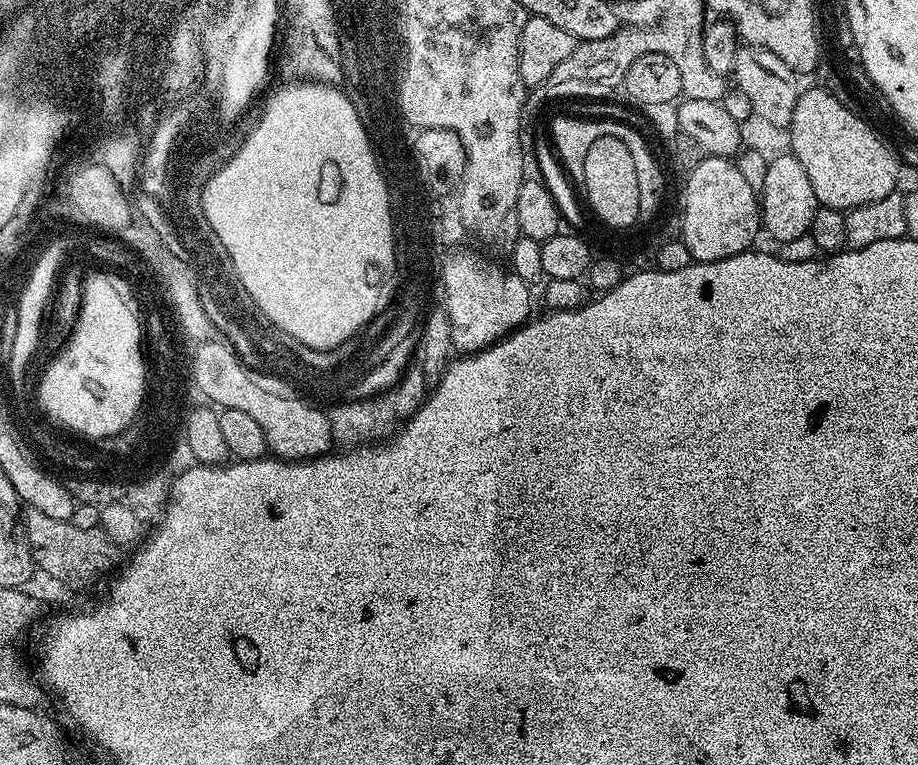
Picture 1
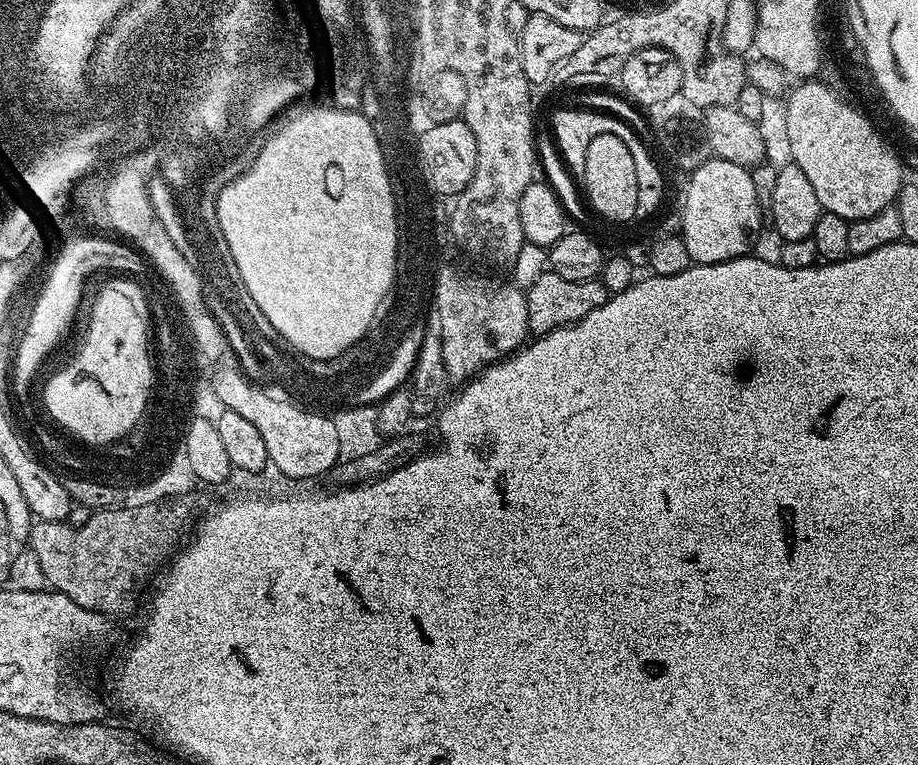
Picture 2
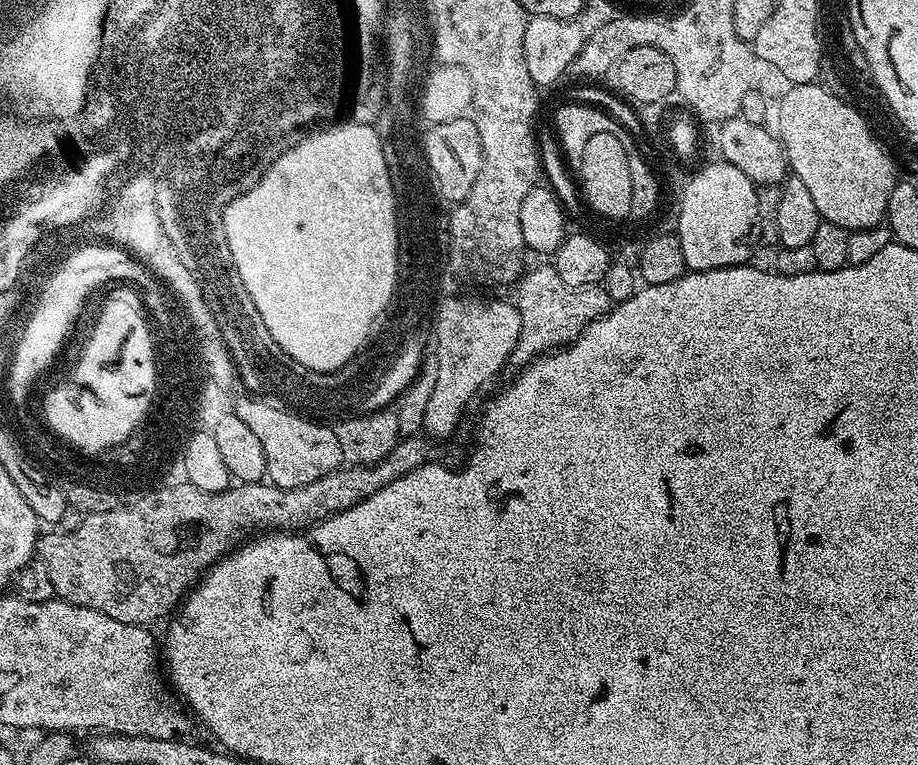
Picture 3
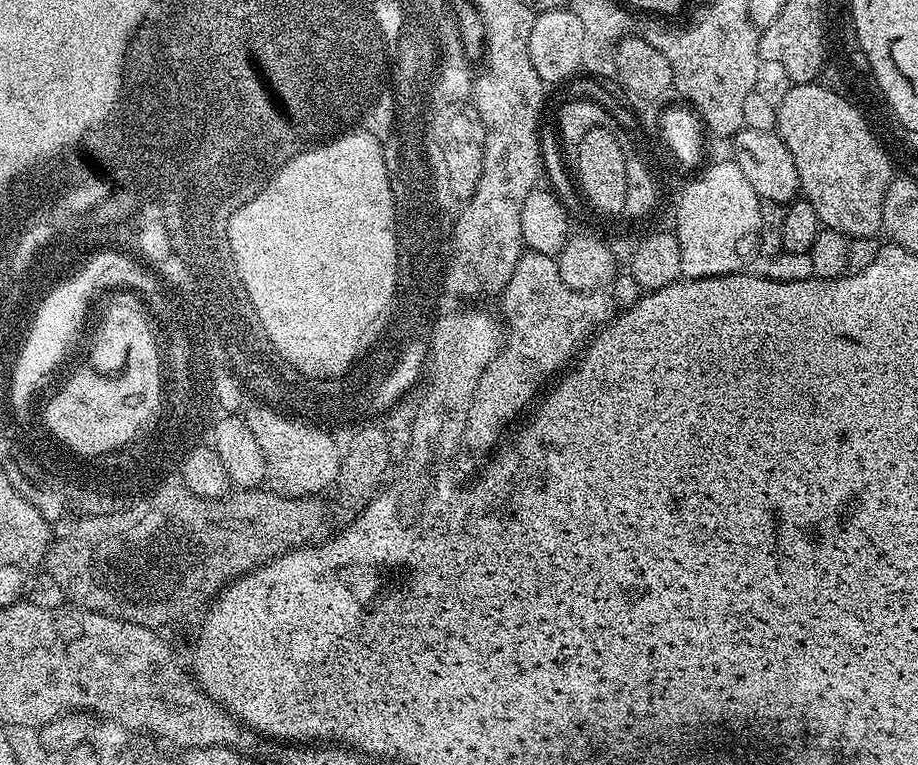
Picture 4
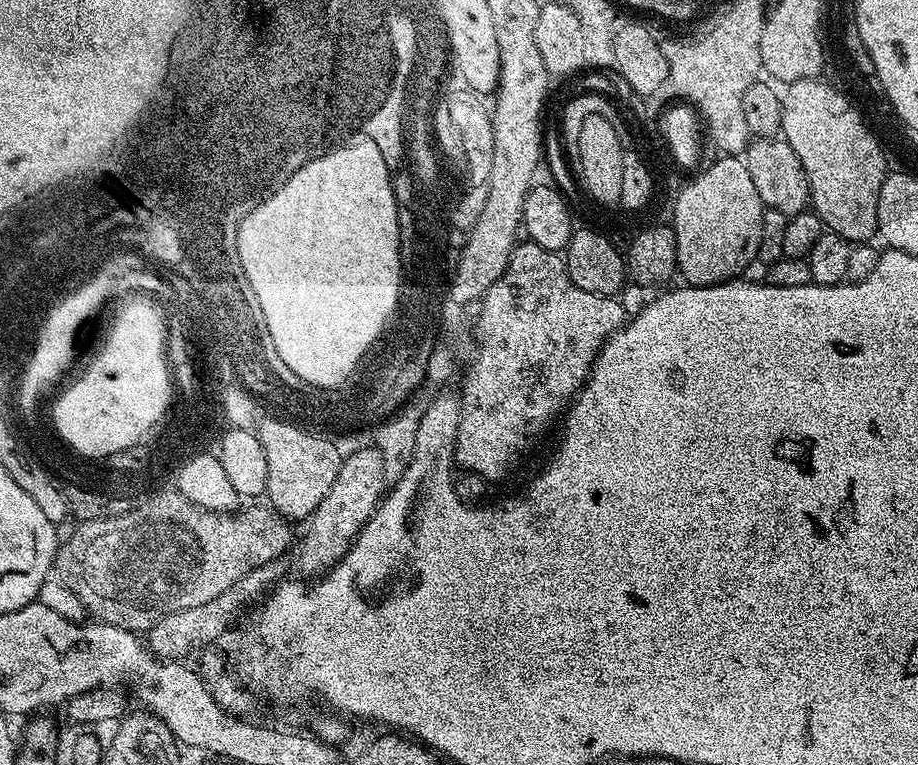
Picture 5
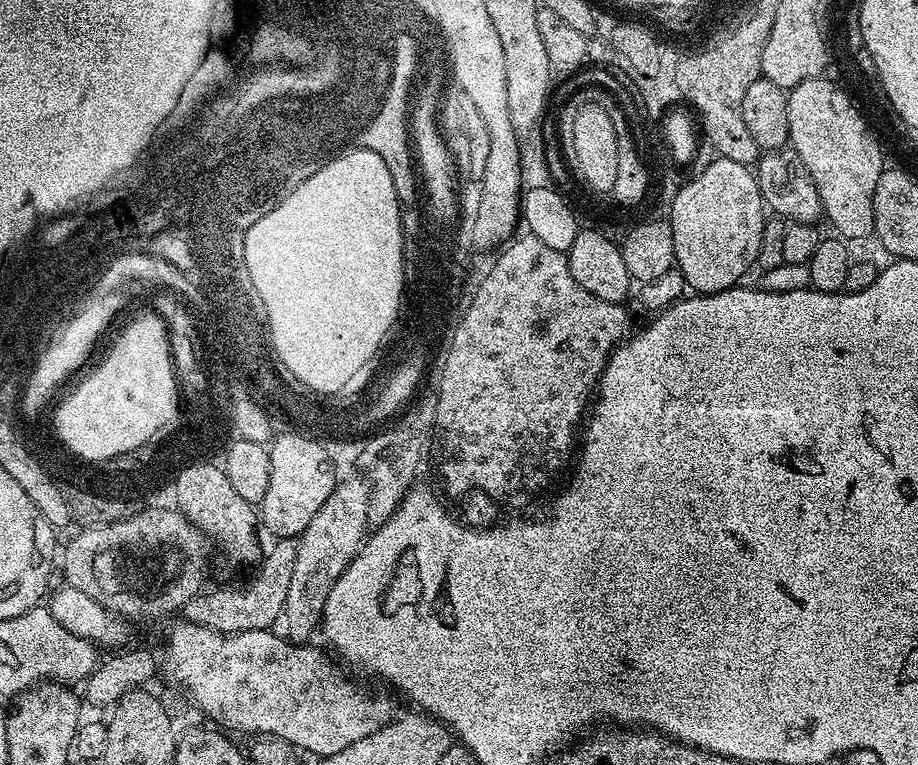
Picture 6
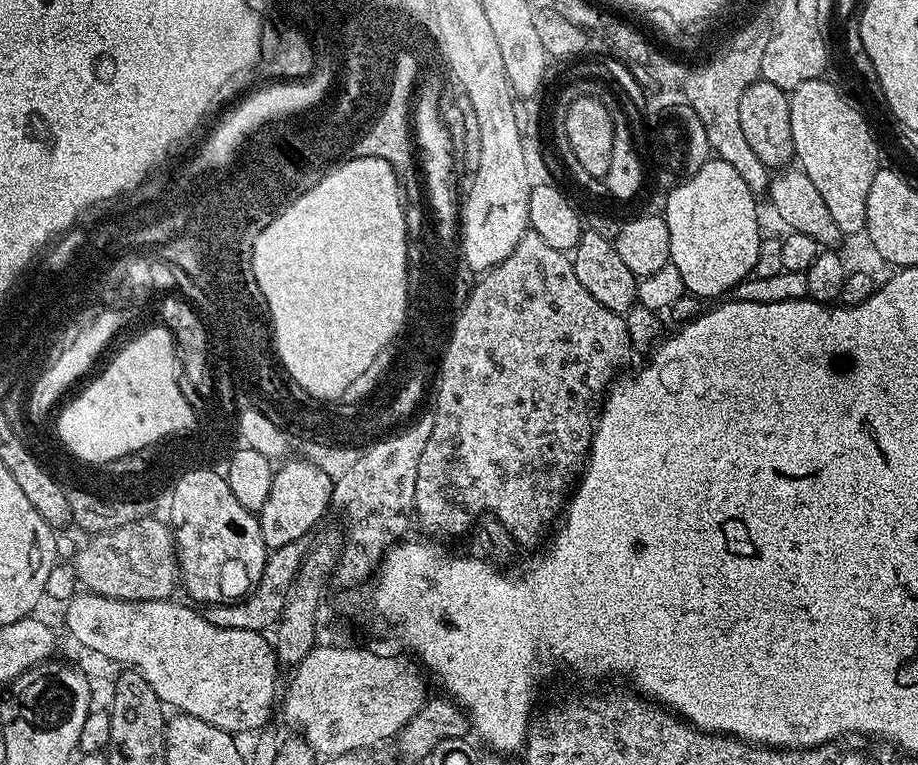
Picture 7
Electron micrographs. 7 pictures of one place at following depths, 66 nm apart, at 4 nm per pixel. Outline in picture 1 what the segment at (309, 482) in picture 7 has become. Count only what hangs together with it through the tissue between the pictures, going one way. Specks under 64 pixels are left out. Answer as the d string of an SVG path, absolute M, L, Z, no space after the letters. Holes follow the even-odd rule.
M209 338L197 345L190 356L190 375L196 388L205 396L209 405L223 410L243 410L249 418L254 418L266 434L268 452L282 460L314 460L332 444L332 431L324 424L320 413L302 411L293 403L285 405L273 392L268 396L264 382L258 374L246 367L240 355L220 338Z

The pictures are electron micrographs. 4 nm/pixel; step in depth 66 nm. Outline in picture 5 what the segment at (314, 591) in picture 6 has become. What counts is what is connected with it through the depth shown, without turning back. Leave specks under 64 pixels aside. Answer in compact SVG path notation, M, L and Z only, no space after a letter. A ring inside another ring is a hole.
M372 452L356 454L348 460L344 470L332 487L332 492L322 498L316 511L312 512L307 530L298 550L298 564L306 574L323 575L348 552L353 540L373 515L380 503L376 498L380 488L380 460Z

